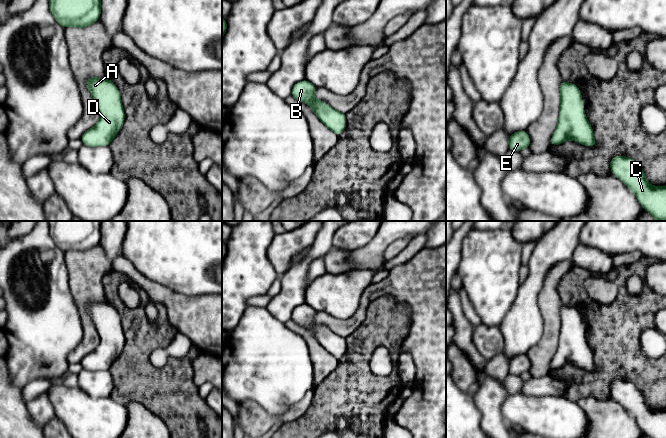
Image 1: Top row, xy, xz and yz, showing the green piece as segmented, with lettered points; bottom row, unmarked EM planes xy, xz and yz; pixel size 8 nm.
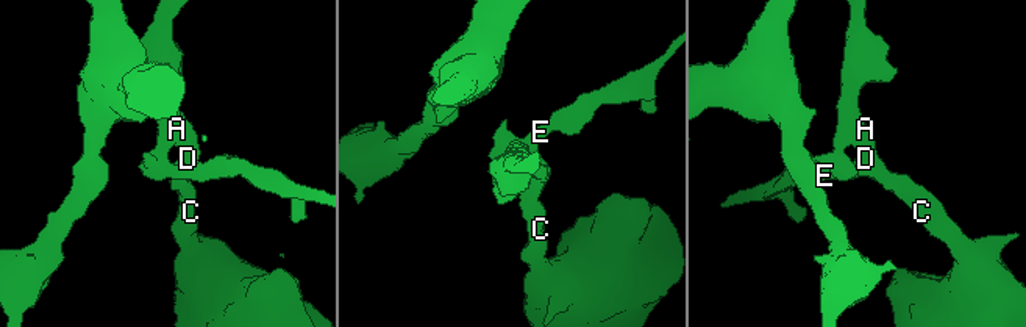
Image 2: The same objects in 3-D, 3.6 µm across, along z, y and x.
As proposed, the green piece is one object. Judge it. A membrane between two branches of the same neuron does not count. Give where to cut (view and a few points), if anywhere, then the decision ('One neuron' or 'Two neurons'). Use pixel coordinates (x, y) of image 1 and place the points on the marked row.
No split. One neuron

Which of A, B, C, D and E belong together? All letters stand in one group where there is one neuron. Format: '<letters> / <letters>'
A B C D E

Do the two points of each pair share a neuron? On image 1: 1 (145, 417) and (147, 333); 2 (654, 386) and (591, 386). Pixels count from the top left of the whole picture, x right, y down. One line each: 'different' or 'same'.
1: different
2: same

